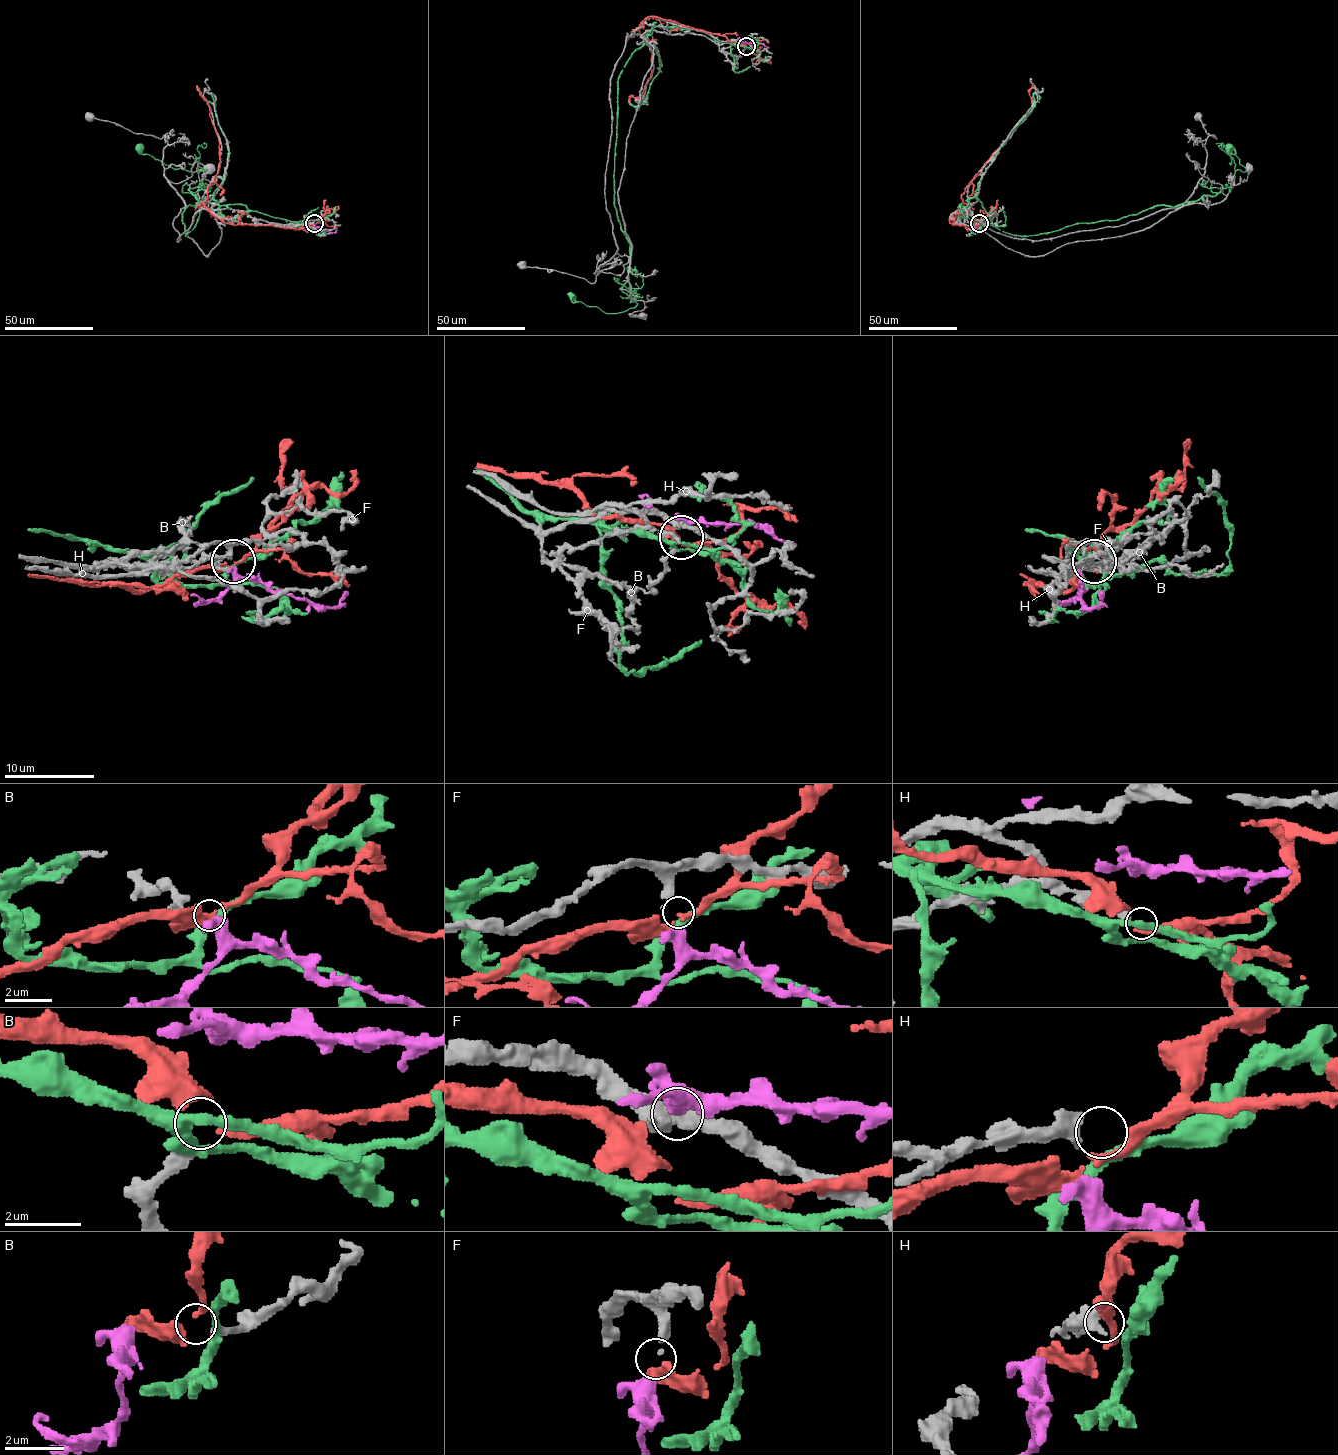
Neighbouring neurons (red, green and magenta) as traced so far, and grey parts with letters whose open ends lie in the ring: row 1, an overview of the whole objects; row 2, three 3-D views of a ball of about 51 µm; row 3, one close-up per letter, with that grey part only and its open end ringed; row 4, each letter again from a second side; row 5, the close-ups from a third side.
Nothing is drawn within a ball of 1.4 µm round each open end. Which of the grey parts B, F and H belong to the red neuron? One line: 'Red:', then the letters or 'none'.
Red: B

